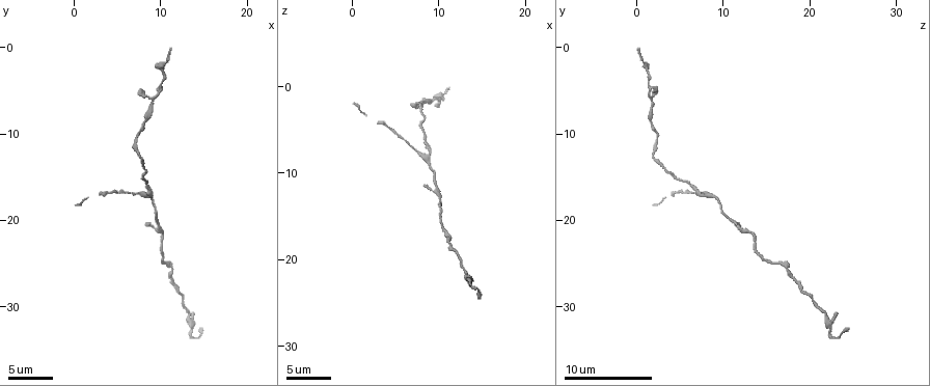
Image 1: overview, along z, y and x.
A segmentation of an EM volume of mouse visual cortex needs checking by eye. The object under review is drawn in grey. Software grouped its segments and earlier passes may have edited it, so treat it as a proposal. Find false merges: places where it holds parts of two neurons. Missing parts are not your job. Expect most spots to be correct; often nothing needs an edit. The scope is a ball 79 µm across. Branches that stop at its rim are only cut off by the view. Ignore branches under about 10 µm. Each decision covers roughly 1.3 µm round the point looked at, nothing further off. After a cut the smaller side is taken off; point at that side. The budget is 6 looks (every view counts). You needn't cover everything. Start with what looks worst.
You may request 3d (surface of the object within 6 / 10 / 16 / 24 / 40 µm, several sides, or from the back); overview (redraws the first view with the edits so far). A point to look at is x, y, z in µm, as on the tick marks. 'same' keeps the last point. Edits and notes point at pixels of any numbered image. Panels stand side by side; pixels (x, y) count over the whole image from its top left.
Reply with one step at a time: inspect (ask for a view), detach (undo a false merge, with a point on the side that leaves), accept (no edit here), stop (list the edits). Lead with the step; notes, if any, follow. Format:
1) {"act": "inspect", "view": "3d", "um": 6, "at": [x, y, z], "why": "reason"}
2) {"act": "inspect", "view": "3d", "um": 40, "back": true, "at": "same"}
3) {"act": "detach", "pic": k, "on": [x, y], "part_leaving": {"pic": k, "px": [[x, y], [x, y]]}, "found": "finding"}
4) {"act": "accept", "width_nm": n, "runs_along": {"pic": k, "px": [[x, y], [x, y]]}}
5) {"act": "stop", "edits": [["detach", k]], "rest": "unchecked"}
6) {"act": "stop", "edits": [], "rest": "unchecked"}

{"act": "inspect", "view": "3d", "um": 16, "at": [9.0, 6.8, 1.8], "why": "thick turns thin"}

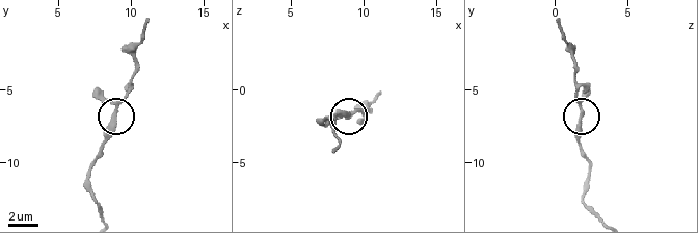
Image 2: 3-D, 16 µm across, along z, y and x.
{"act": "accept", "arms": 3, "runs_along": {"pic": 2, "px": [[596, 212], [585, 198], [589, 164], [578, 134], [578, 83]]}, "found": "all the same neuron"}

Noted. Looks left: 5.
{"act": "inspect", "view": "3d", "um": 10, "at": [8.4, 17.0, 8.2], "why": "side arm on a straight run"}

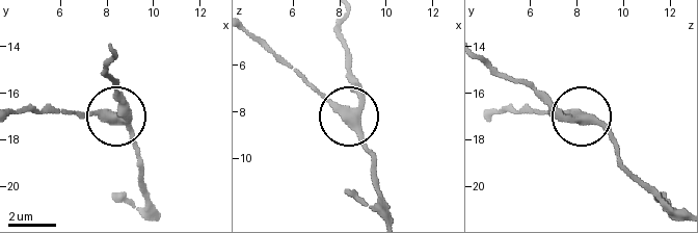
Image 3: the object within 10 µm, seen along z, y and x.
{"act": "accept", "runs_along": {"pic": 3, "px": [[615, 138], [599, 125], [557, 114], [524, 83]]}, "found": "one neuron here"}

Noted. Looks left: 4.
{"act": "inspect", "view": "3d", "um": 10, "at": [10.4, 24.8, 16.0], "why": "thick turns thin"}

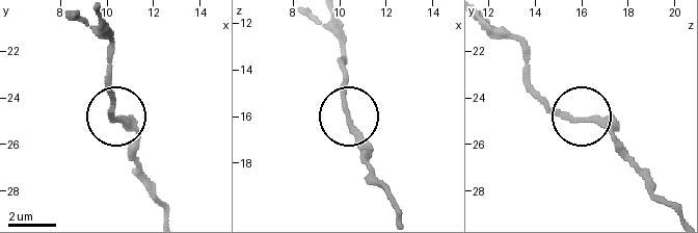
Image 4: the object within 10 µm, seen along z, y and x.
{"act": "inspect", "view": "3d", "um": 10, "back": true, "at": [10.4, 25.0, 15.9]}

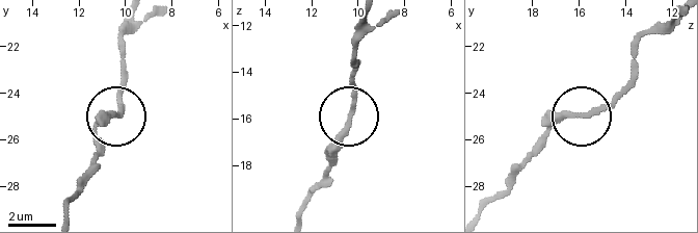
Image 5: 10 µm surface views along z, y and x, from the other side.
{"act": "accept", "runs_along": {"pic": 5, "px": [[366, 20], [355, 37], [355, 103], [347, 127], [325, 155]]}, "found": "one neuron here"}

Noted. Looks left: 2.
{"act": "stop", "edits": [], "rest": "unchecked"}

